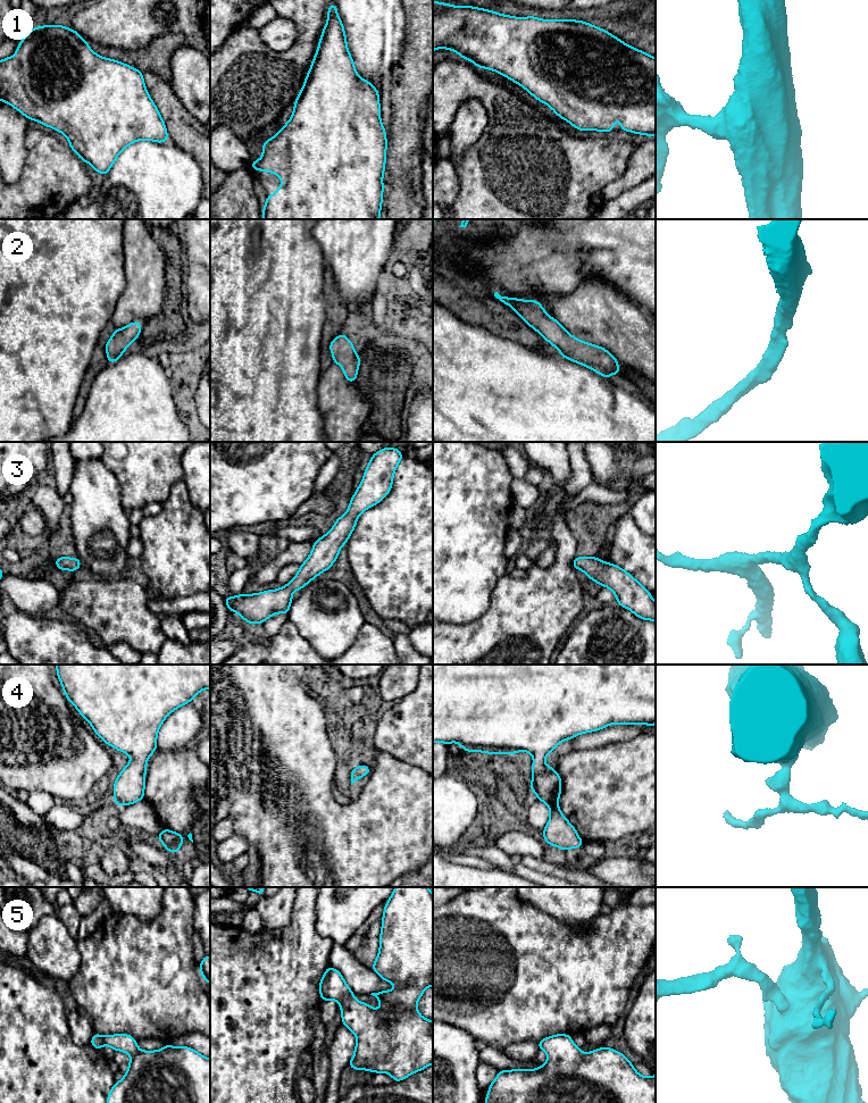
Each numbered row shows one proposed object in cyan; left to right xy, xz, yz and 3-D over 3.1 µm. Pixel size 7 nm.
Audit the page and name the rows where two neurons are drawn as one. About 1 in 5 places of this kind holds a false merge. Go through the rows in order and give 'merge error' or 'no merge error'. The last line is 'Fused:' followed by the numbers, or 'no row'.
1: no merge error
2: no merge error
3: no merge error
4: no merge error
5: no merge error
Fused: no row

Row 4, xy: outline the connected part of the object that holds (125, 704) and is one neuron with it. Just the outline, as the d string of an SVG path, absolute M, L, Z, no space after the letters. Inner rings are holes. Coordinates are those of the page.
M56 665L58 679L64 688L68 701L75 705L77 711L92 726L95 734L108 745L128 754L132 760L118 774L114 785L114 799L117 807L136 803L144 799L147 762L150 755L157 750L157 734L164 720L177 708L190 703L192 699L203 690L210 688L210 665Z

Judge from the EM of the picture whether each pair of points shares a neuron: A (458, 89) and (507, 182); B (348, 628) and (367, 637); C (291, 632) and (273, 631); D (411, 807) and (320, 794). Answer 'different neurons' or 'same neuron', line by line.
A: same neuron
B: different neurons
C: different neurons
D: same neuron

